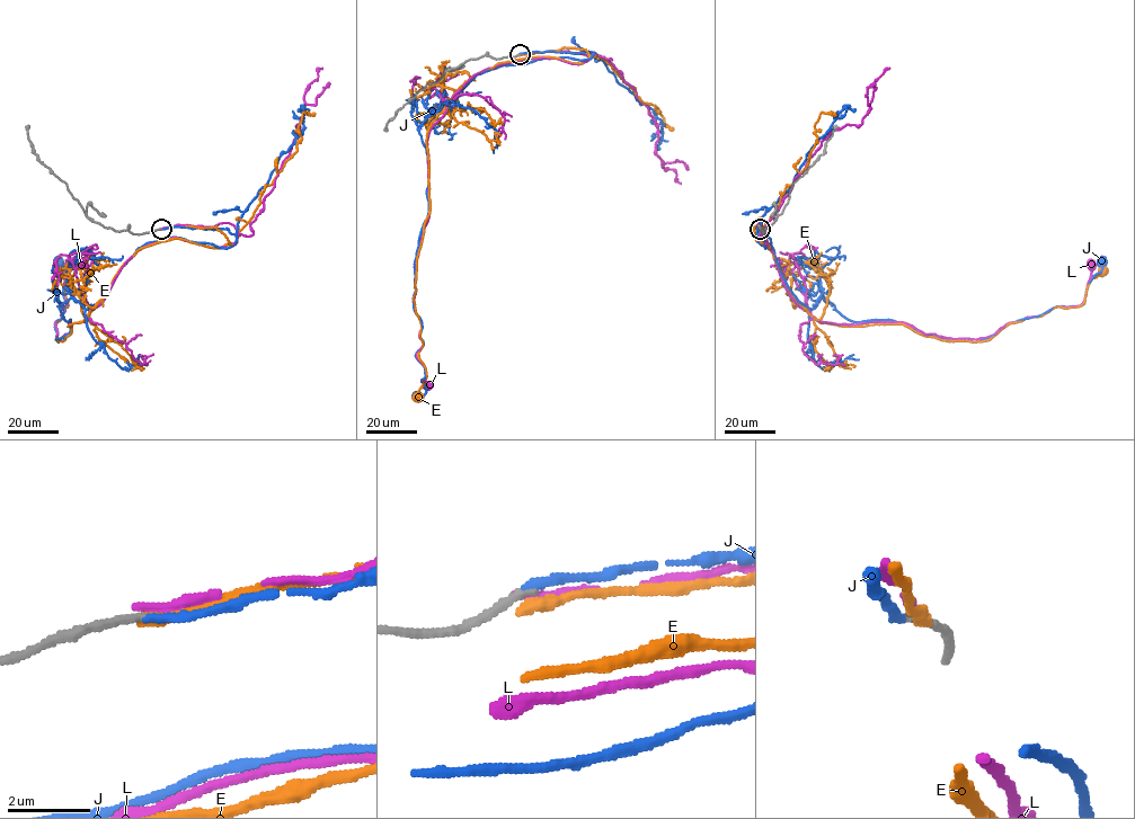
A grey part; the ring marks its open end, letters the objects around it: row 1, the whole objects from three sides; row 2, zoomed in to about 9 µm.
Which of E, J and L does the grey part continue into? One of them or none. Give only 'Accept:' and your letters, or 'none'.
Accept: J

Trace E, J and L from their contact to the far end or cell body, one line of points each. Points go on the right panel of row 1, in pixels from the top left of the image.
E: (760, 229), (818, 321), (950, 340), (1080, 306), (1101, 272)
J: (760, 229), (809, 309), (822, 297), (854, 321), (892, 320), (941, 338), (981, 339), (1080, 305), (1101, 264)
L: (760, 229), (791, 299), (817, 320), (902, 321), (947, 337), (987, 337), (1009, 323), (1080, 305), (1091, 265)

